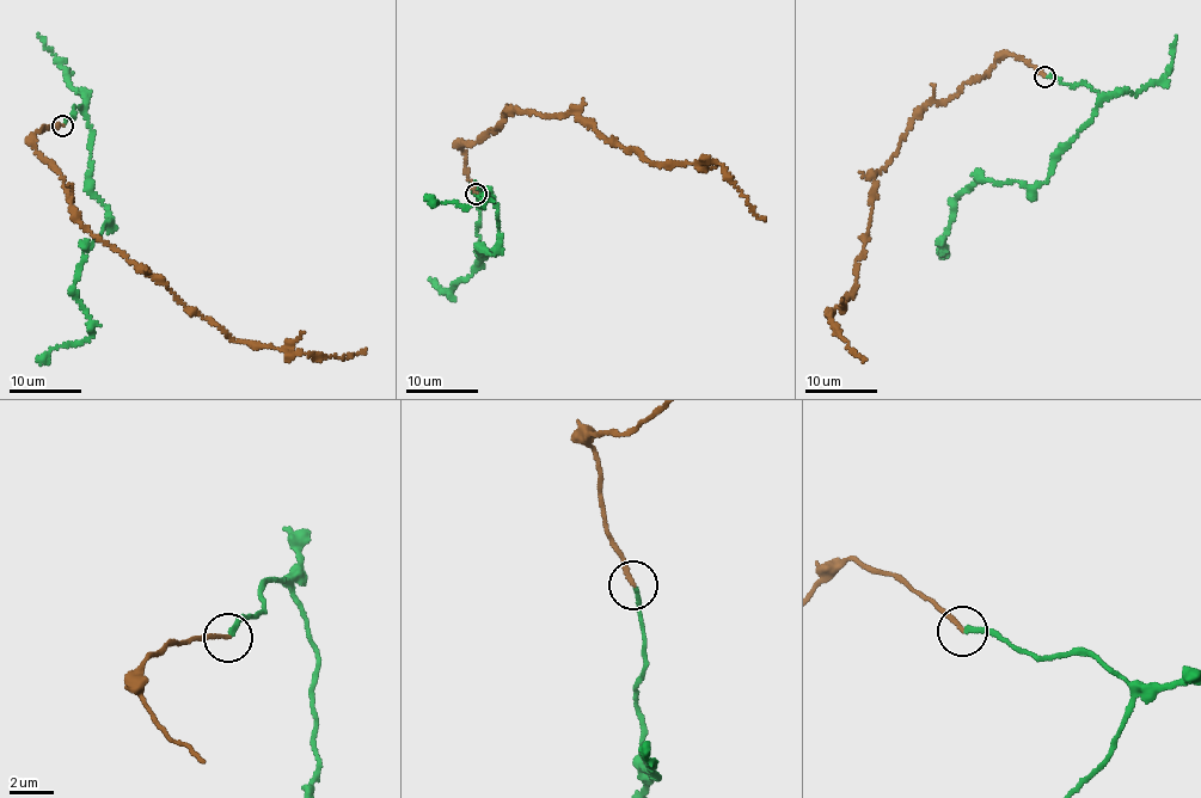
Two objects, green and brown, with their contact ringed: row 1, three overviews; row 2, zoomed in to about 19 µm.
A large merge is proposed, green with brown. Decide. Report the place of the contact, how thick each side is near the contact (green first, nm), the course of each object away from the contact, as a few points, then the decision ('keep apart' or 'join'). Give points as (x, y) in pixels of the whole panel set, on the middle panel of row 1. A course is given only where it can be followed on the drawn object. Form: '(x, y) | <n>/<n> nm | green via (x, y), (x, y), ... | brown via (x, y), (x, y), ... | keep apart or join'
(476, 194) | 220/180 nm | green via (476, 194), (483, 257), (479, 250), (496, 252), (498, 240), (492, 197), (476, 186), (482, 204), (427, 198) | brown via (476, 194), (460, 145), (492, 133), (504, 114), (516, 110), (570, 114), (649, 163), (721, 163), (766, 221) | join

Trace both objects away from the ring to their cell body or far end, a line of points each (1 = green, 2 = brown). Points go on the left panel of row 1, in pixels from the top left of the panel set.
1: (62, 126), (83, 109), (90, 186), (108, 220), (84, 252), (75, 284), (91, 335), (53, 347), (40, 363)
2: (62, 126), (32, 142), (83, 223), (187, 307), (237, 341), (288, 353), (367, 348)

